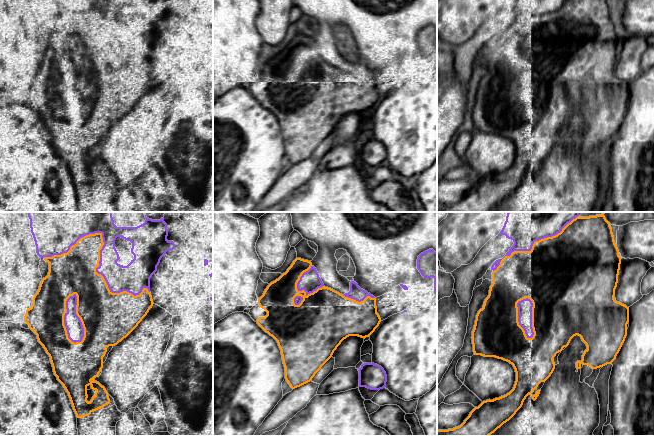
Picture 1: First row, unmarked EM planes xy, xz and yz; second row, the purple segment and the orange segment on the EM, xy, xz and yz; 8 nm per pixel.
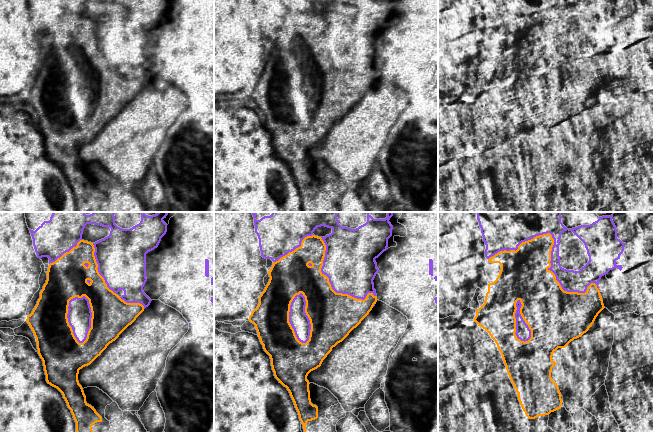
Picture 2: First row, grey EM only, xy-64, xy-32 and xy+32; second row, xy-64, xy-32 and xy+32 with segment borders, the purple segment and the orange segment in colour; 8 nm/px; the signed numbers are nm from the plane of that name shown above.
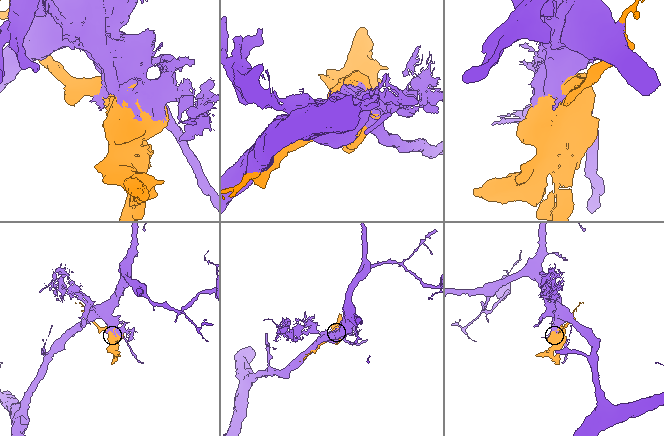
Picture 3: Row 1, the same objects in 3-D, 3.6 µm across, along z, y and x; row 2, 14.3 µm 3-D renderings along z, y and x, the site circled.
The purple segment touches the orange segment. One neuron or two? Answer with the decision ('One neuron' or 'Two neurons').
Two neurons

